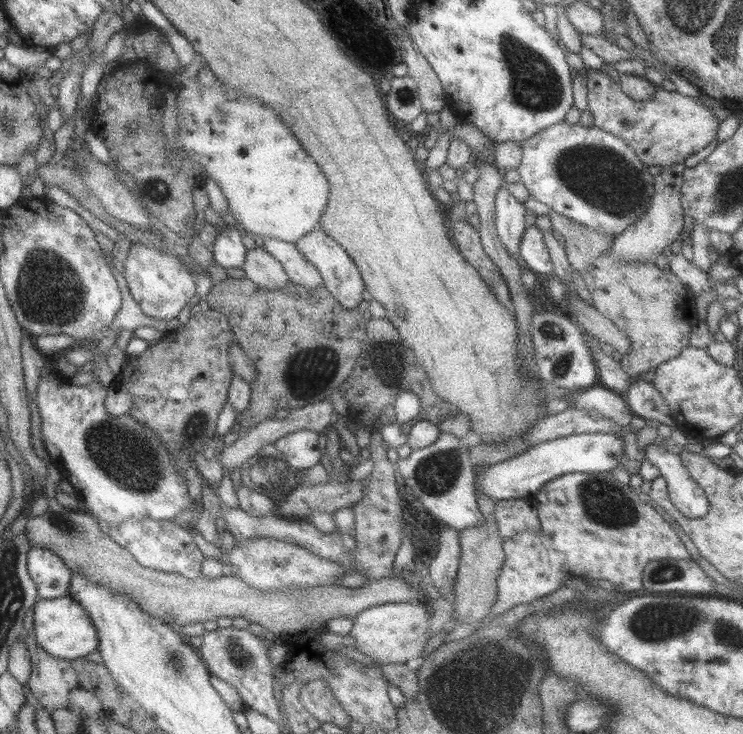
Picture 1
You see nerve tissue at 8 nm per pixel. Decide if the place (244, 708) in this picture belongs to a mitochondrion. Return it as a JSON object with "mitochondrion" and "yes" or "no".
{"mitochondrion":"no"}

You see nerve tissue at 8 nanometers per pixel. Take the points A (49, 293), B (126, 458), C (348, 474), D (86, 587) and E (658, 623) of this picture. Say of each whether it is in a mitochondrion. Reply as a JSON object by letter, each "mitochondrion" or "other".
{"A":"mitochondrion","B":"mitochondrion","C":"other","D":"other","E":"mitochondrion"}

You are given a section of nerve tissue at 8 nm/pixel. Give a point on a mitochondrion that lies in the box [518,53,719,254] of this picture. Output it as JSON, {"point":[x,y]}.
{"point":[605,179]}

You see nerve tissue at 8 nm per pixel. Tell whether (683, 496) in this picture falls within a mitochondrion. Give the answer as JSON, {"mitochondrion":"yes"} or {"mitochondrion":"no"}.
{"mitochondrion":"no"}

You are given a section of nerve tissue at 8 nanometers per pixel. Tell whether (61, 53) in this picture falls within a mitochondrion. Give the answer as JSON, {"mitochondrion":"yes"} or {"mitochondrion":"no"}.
{"mitochondrion":"no"}

